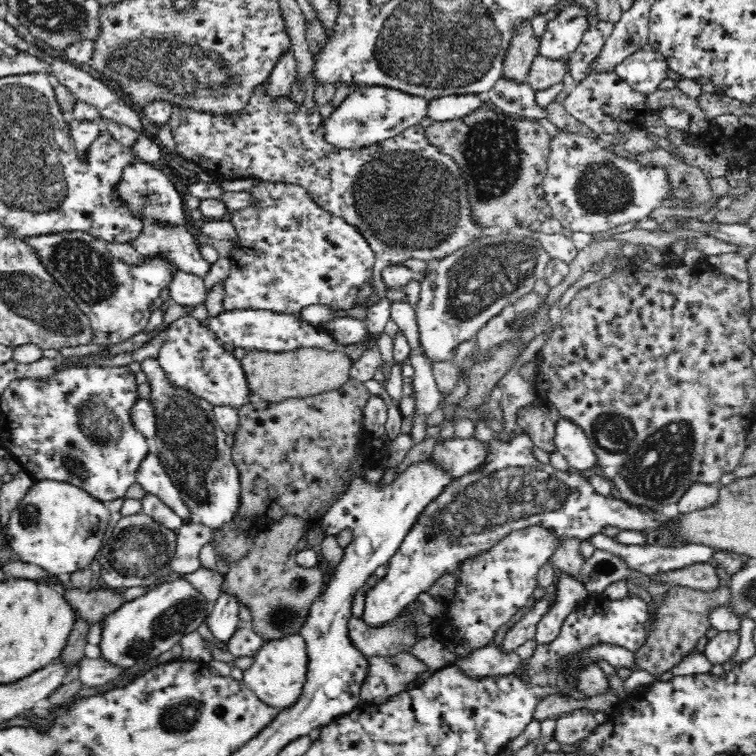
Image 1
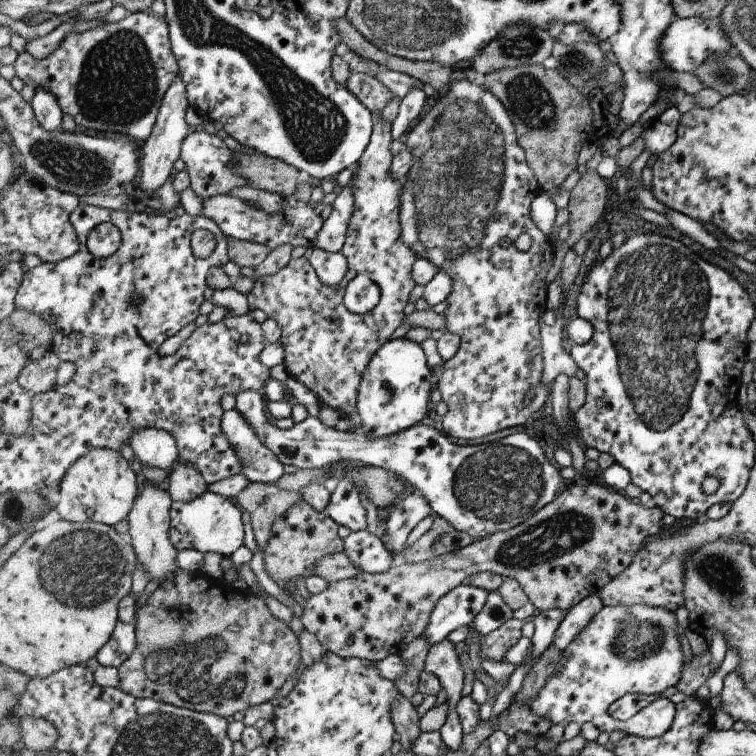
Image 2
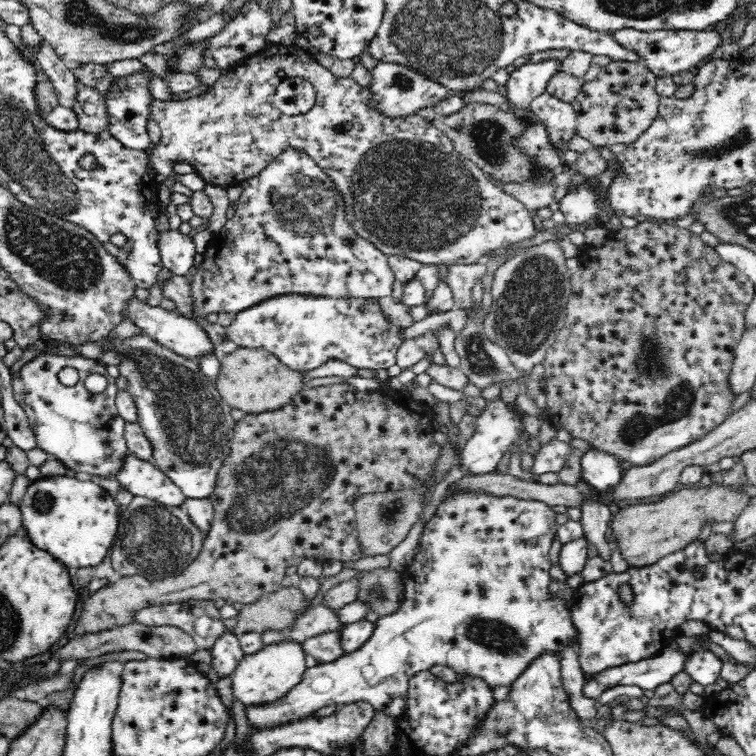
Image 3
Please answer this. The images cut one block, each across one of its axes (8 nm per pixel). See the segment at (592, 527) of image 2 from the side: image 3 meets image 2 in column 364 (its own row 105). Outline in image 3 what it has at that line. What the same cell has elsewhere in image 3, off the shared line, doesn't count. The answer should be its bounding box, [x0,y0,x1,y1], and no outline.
[573,61,660,147]

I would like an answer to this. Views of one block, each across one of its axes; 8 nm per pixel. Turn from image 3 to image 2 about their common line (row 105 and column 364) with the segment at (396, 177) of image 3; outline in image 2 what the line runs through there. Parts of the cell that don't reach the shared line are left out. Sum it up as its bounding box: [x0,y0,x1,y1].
[248,115,420,418]

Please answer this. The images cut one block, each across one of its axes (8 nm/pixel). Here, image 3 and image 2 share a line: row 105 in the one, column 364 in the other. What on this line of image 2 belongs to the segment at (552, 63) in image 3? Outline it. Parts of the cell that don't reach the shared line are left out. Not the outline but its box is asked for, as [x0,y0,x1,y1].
[326,478,367,533]

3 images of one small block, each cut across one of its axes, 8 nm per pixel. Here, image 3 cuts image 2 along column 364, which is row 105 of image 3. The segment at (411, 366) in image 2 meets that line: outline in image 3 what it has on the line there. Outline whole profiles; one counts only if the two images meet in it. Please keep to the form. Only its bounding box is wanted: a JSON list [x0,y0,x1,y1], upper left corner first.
[368,61,451,117]

